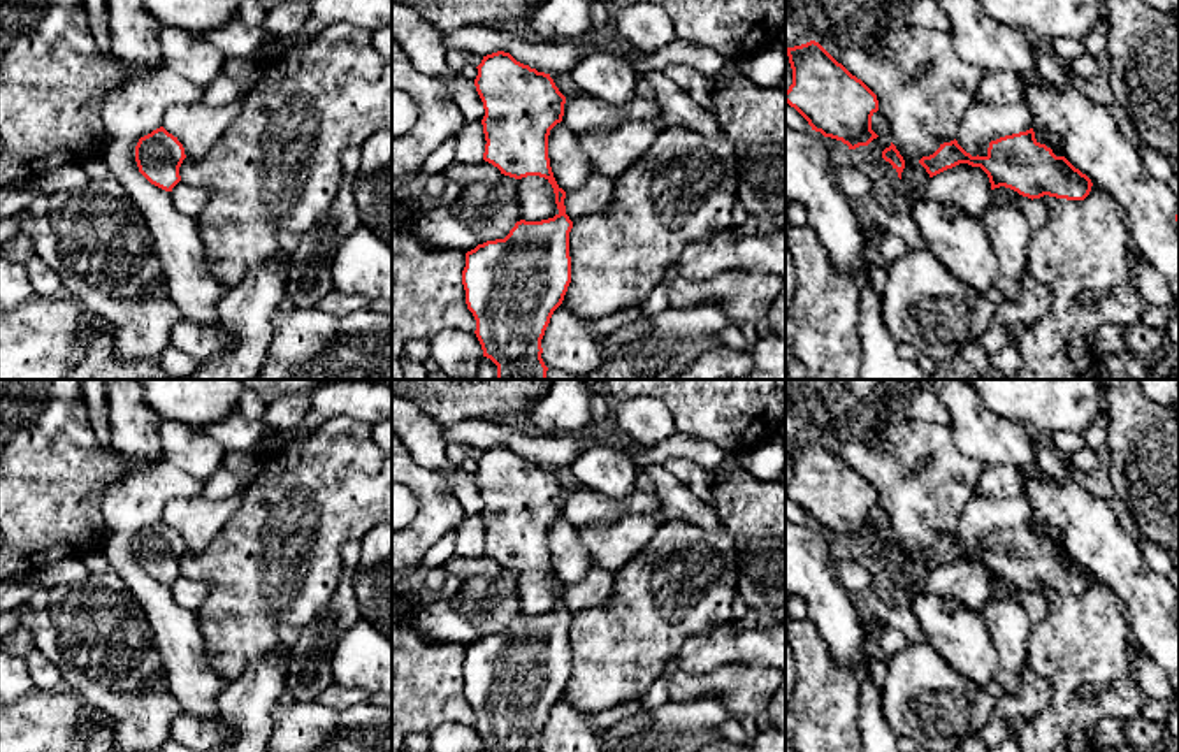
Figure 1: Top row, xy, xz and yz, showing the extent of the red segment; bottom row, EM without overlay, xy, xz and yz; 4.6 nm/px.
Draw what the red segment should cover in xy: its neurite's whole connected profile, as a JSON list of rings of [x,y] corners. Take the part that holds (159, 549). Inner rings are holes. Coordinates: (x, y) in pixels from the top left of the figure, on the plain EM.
[[[163,520],[139,532],[135,555],[139,566],[155,580],[172,585],[181,575],[179,560],[186,552],[183,538]]]

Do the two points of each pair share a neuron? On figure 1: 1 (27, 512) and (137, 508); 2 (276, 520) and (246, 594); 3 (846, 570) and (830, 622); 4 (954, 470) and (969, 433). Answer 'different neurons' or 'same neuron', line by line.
1: different neurons
2: same neuron
3: different neurons
4: different neurons

